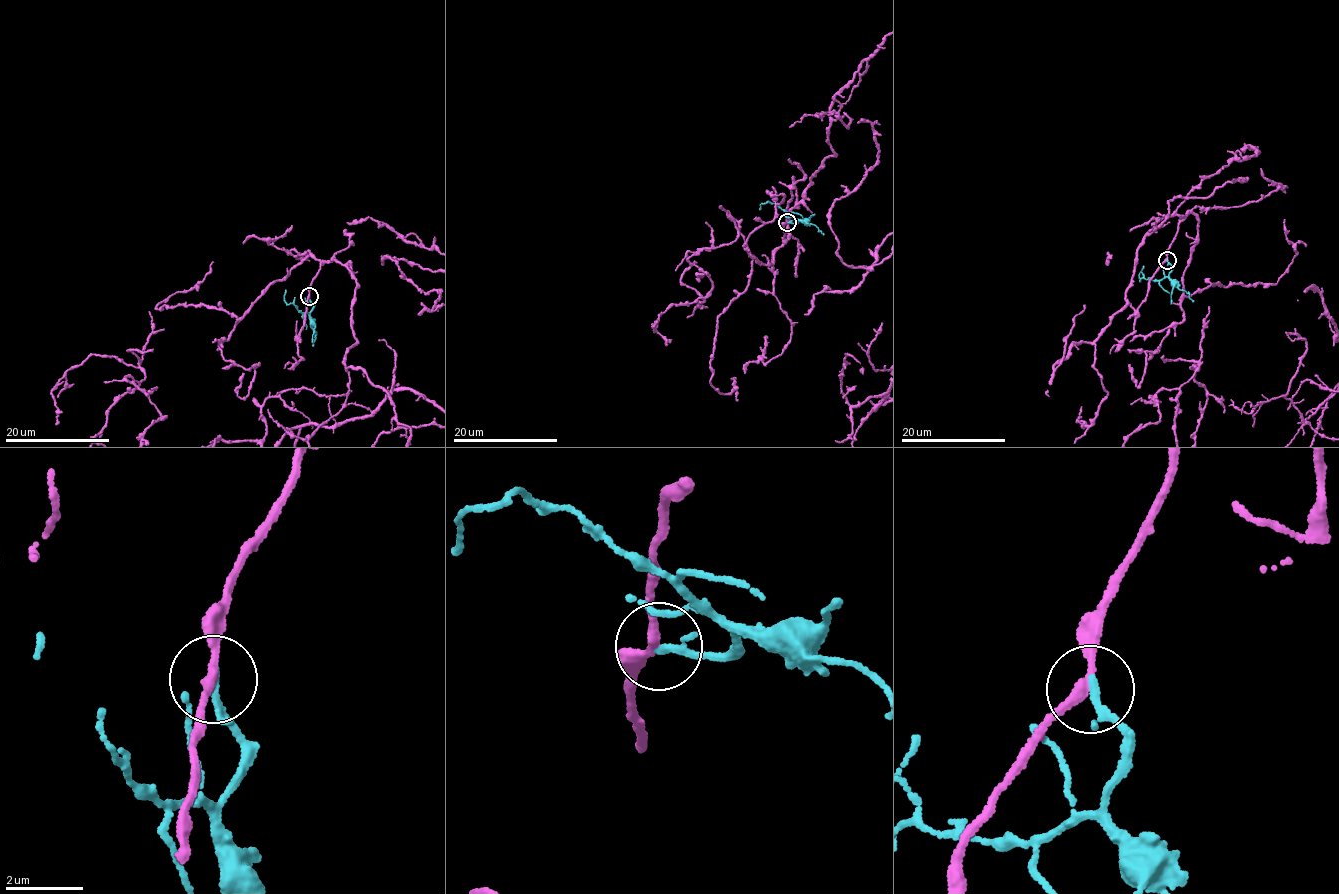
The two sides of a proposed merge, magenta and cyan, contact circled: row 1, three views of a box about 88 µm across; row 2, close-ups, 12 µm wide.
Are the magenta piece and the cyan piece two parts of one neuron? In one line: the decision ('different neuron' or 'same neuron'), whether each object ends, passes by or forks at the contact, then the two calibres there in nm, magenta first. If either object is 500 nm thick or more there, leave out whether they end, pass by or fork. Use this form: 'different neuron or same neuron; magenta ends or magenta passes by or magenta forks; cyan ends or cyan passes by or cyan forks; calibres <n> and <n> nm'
different neuron; magenta passes by; cyan passes by; calibres 220 and 150 nm

